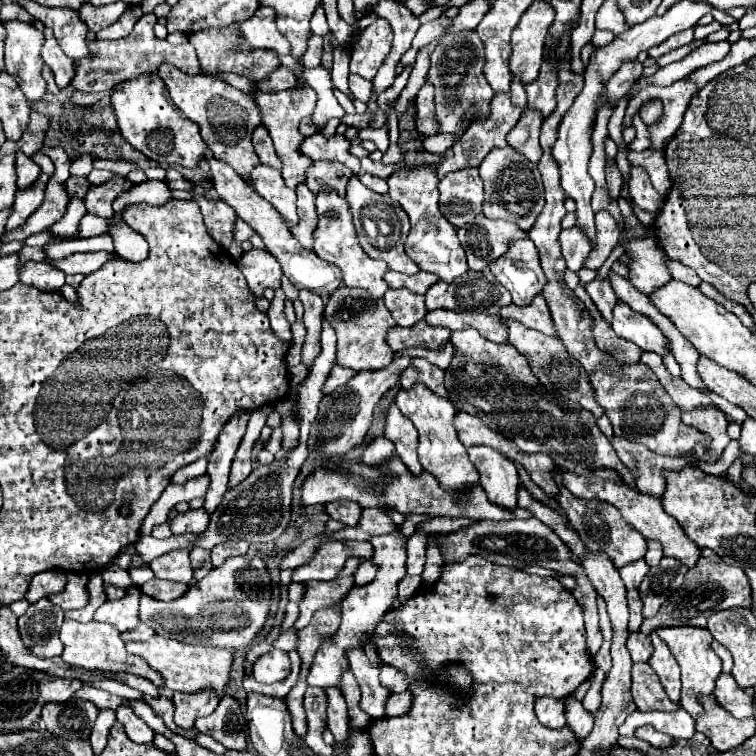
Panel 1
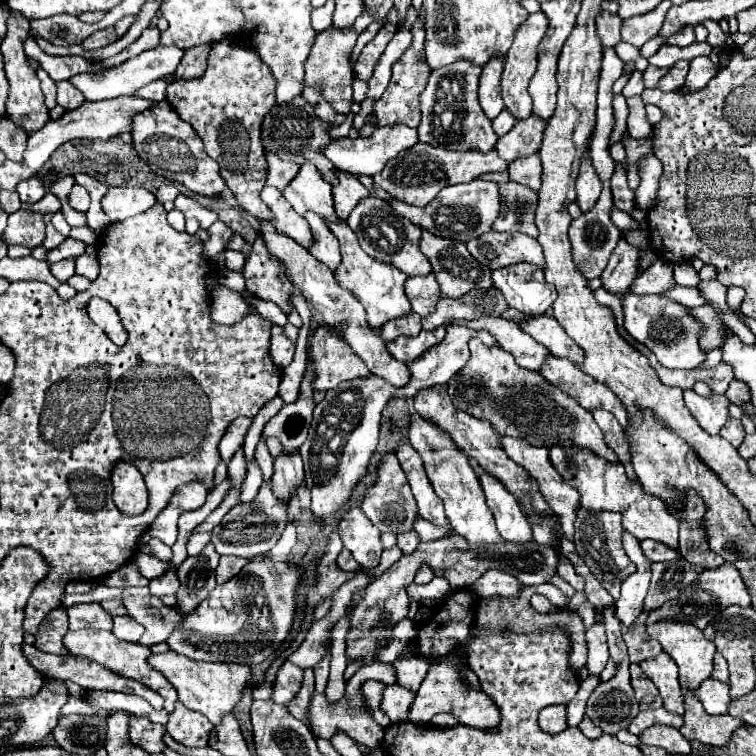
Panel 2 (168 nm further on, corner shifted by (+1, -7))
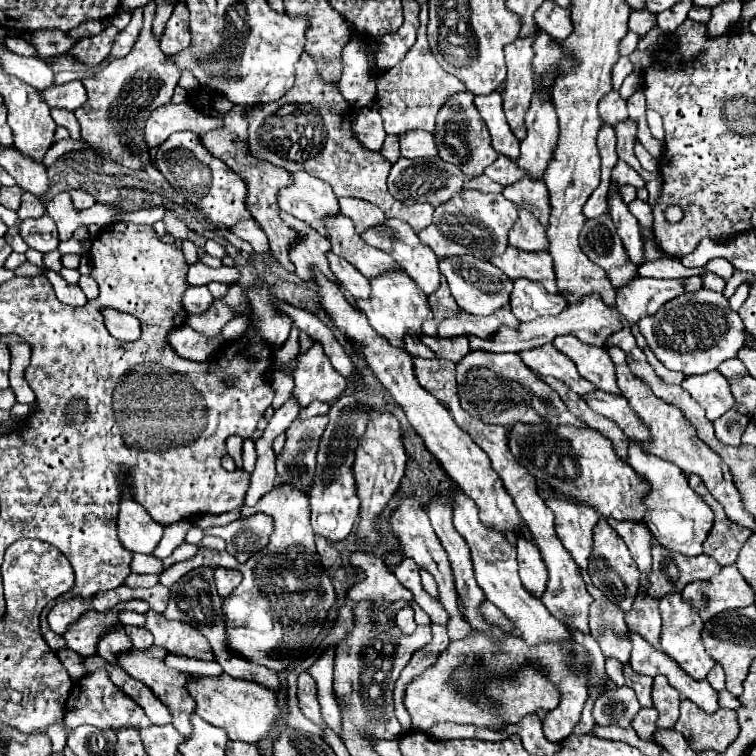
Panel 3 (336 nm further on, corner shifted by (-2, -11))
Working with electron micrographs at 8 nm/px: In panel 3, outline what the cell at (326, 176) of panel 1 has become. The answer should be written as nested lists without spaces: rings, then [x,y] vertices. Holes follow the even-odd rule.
[[[342,197],[340,199],[340,211],[342,211],[342,215],[346,215],[354,221],[354,227],[358,233],[362,233],[368,227],[374,227],[386,219],[384,213],[378,211],[378,207],[374,207],[372,203],[366,203],[364,199]]]

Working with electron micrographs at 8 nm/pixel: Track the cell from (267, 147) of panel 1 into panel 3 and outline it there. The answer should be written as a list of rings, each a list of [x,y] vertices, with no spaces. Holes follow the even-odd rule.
[[[294,171],[290,179],[292,185],[278,191],[278,207],[310,223],[320,235],[326,235],[324,217],[336,215],[338,211],[338,199],[332,187],[322,179],[306,175],[306,171]]]

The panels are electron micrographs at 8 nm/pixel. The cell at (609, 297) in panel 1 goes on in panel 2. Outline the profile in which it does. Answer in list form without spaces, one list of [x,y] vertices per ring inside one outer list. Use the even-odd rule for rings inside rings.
[[[625,235],[619,239],[619,245],[615,247],[607,269],[603,271],[603,287],[615,295],[627,293],[631,287],[635,275],[639,273],[639,259],[641,259],[641,247],[627,243]]]

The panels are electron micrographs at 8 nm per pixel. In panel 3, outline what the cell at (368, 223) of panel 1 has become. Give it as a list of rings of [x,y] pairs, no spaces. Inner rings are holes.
[[[386,219],[386,223],[380,223],[378,227],[372,227],[370,231],[362,233],[362,239],[376,247],[386,251],[388,255],[392,255],[394,261],[400,263],[400,267],[418,283],[418,287],[424,293],[432,293],[438,289],[440,285],[440,269],[438,269],[438,259],[434,255],[434,251],[430,251],[430,247],[426,247],[418,235],[414,233],[414,229],[408,223],[402,223],[400,219]]]

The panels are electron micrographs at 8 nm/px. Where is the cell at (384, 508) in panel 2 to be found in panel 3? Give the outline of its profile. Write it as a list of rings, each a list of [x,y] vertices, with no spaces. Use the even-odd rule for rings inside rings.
[[[404,497],[404,499],[398,503],[398,507],[394,509],[394,515],[388,517],[388,529],[390,529],[390,533],[396,537],[398,545],[400,545],[402,551],[404,551],[404,555],[406,555],[406,557],[412,557],[412,559],[418,563],[418,567],[424,567],[424,569],[428,569],[428,571],[434,575],[434,579],[436,579],[436,583],[438,583],[438,593],[440,593],[438,599],[440,599],[440,603],[444,605],[444,609],[448,611],[448,615],[450,615],[450,621],[448,621],[450,641],[458,641],[458,639],[466,637],[472,627],[470,627],[470,623],[466,623],[466,619],[464,619],[464,617],[460,615],[460,611],[458,611],[456,591],[454,591],[454,581],[452,581],[452,569],[450,569],[448,555],[446,555],[446,551],[442,549],[442,545],[440,545],[440,541],[438,541],[438,537],[436,537],[436,533],[434,533],[434,529],[432,529],[432,525],[430,525],[430,519],[428,519],[426,511],[422,509],[422,505],[420,505],[414,497]]]

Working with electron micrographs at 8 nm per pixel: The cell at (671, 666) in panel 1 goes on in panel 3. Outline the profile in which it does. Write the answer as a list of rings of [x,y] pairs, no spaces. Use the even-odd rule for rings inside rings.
[[[656,675],[654,677],[654,689],[652,689],[652,701],[654,701],[654,707],[658,709],[660,717],[658,717],[658,727],[664,727],[664,729],[672,729],[678,721],[678,715],[680,715],[680,693],[670,687],[668,679],[664,675]]]

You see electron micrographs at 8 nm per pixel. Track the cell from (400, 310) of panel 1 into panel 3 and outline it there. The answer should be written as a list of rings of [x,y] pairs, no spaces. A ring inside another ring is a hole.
[[[412,331],[412,333],[406,333],[406,337],[404,337],[404,349],[406,349],[412,357],[424,357],[424,359],[434,357],[434,353],[432,353],[420,339],[416,339],[416,333],[414,333],[414,331]]]

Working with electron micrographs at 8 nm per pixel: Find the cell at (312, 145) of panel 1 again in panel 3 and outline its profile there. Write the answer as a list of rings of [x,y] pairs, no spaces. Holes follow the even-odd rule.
[[[406,131],[406,133],[400,133],[400,135],[402,135],[402,139],[398,139],[400,157],[416,159],[416,157],[434,157],[438,153],[432,133]]]

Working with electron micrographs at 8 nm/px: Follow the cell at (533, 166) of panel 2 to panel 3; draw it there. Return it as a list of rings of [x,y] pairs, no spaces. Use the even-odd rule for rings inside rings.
[[[524,175],[518,183],[504,187],[502,195],[506,199],[510,199],[512,203],[532,211],[542,225],[548,225],[550,203],[548,203],[548,189],[542,179],[526,179],[526,175]]]

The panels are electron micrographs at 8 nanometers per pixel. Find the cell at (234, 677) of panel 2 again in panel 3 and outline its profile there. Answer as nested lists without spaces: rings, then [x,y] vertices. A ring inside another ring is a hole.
[[[226,673],[218,677],[194,677],[188,681],[186,689],[196,701],[196,715],[202,717],[206,723],[224,729],[230,739],[256,743],[268,733],[270,725],[280,715],[280,709],[276,705],[276,693],[272,689],[254,681],[234,679]]]

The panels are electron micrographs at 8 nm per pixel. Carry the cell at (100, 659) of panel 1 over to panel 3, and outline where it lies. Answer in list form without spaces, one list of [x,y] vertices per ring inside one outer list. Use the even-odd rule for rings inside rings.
[[[150,647],[148,649],[130,649],[130,651],[120,651],[116,655],[116,661],[118,665],[134,679],[146,683],[146,687],[150,687],[168,707],[170,707],[170,713],[172,713],[172,725],[178,727],[178,731],[188,737],[190,731],[192,731],[192,725],[190,725],[190,713],[194,711],[194,699],[188,695],[188,691],[184,689],[186,687],[186,675],[176,671],[176,669],[168,669],[164,665],[164,655],[166,655],[166,649],[158,649],[158,647]]]

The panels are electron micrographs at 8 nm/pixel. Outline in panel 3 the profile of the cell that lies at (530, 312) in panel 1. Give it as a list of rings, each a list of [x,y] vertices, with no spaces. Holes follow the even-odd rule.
[[[558,335],[552,343],[560,353],[570,357],[578,373],[606,393],[620,393],[614,379],[614,363],[606,349],[578,341],[574,335]]]

